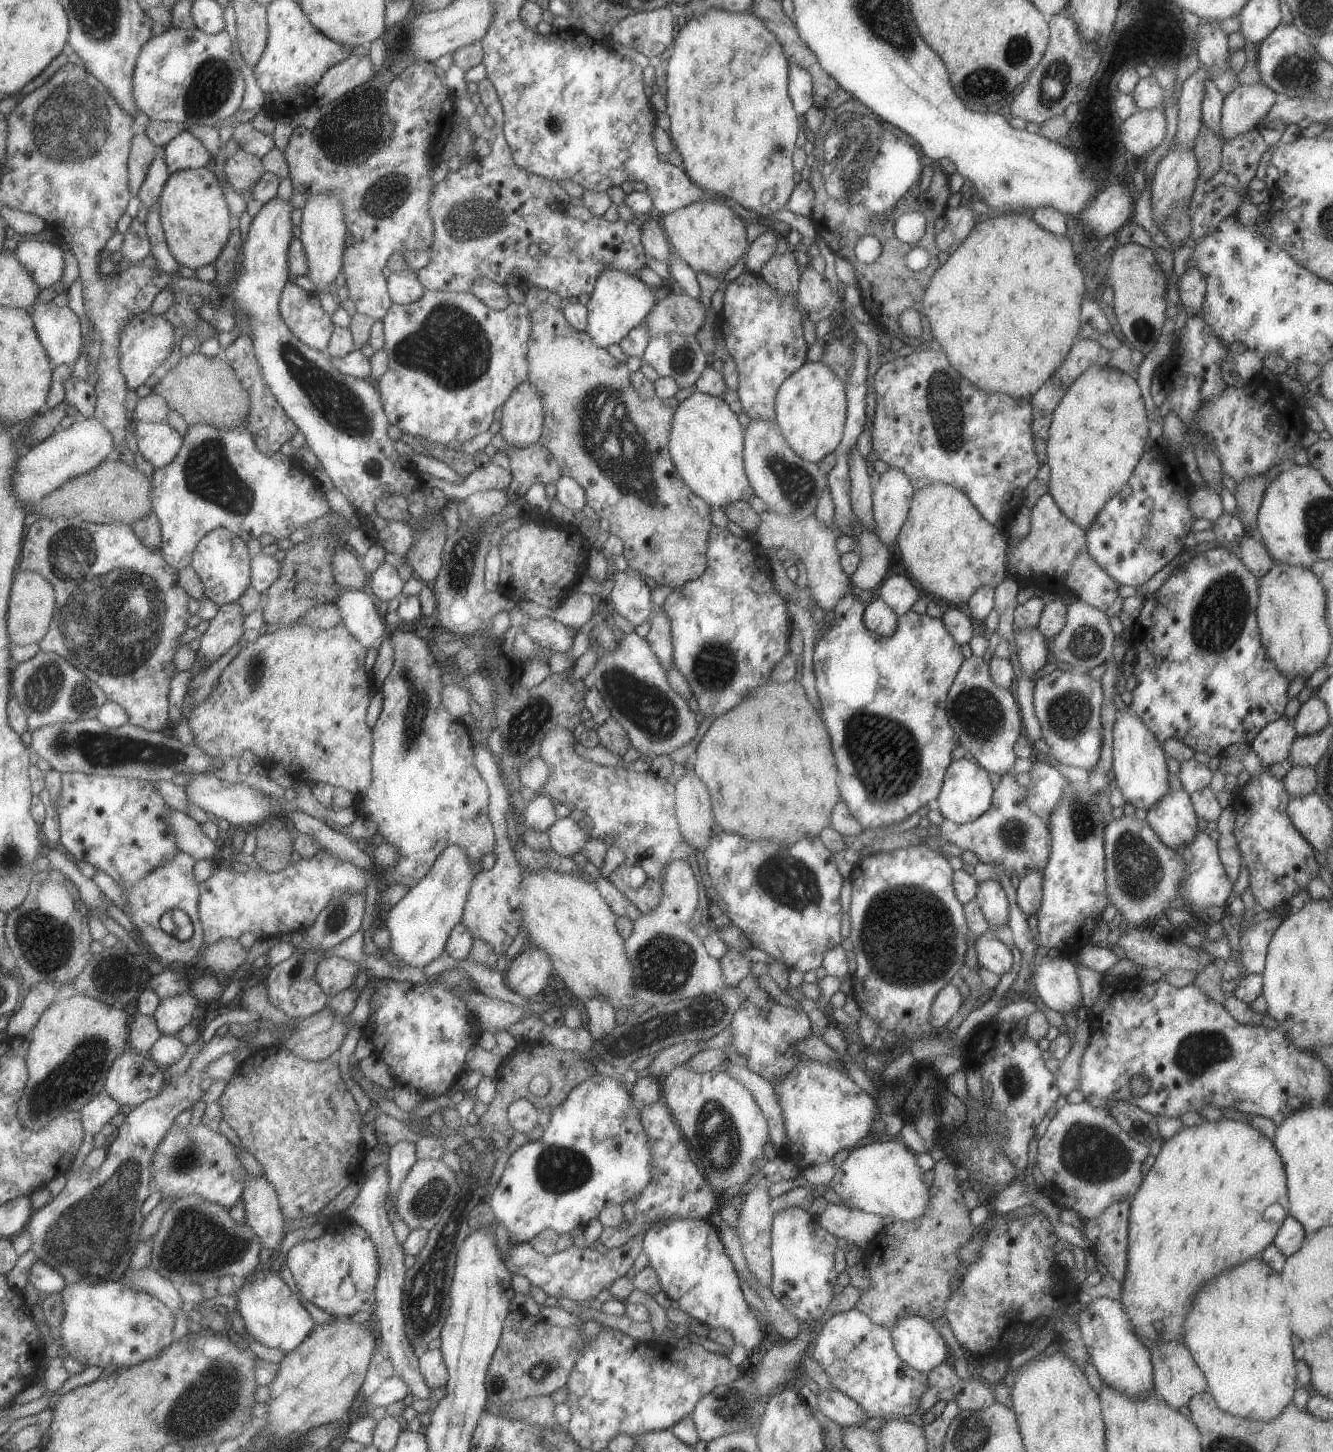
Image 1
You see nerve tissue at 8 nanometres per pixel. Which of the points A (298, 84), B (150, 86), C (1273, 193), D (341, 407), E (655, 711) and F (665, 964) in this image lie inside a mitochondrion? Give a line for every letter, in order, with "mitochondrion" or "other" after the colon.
A: other
B: other
C: other
D: mitochondrion
E: mitochondrion
F: mitochondrion

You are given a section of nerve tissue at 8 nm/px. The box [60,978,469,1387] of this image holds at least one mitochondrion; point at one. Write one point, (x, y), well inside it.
(195, 1241)

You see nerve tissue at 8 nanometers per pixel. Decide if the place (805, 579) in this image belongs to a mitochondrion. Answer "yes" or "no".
no

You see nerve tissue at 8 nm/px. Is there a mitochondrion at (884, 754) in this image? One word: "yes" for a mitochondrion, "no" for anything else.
yes

